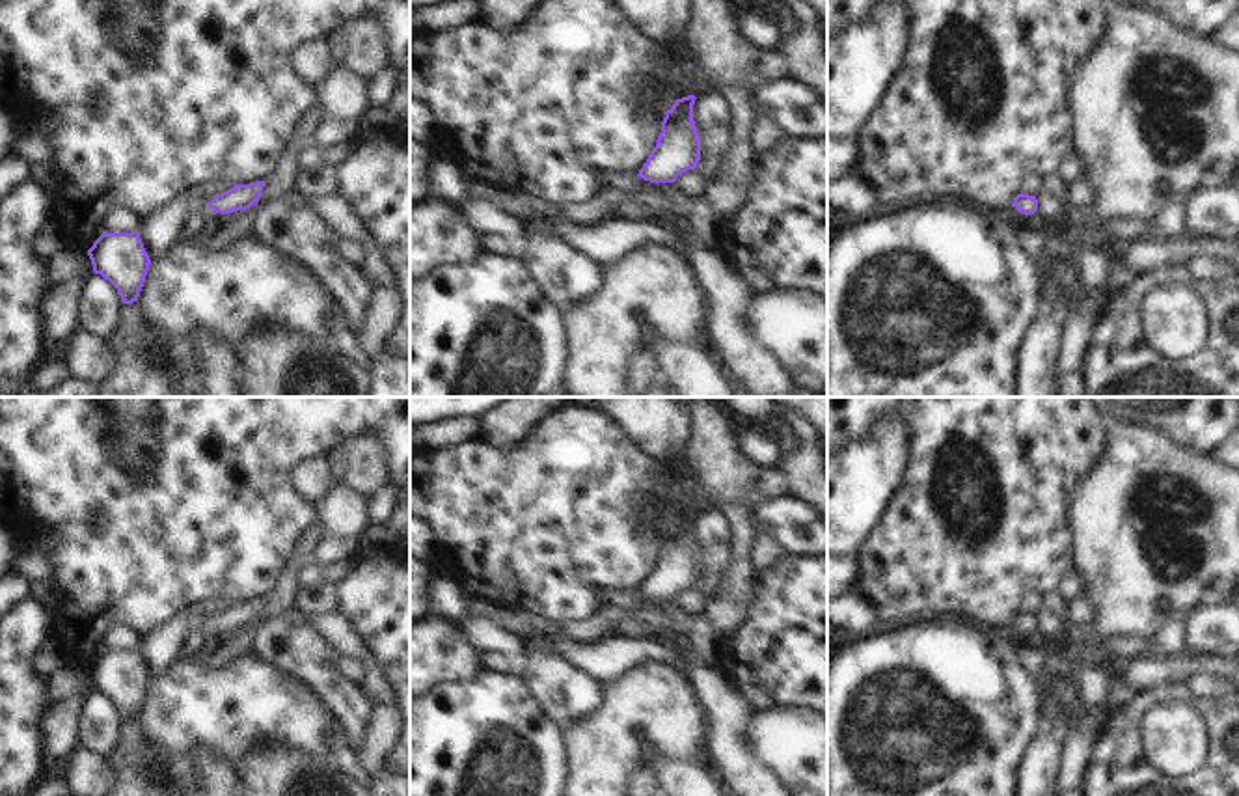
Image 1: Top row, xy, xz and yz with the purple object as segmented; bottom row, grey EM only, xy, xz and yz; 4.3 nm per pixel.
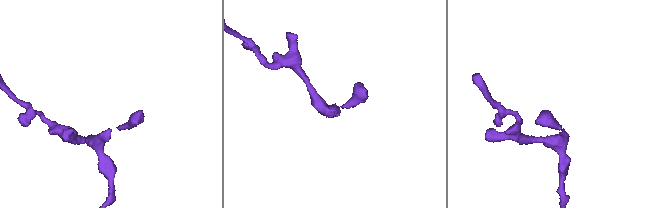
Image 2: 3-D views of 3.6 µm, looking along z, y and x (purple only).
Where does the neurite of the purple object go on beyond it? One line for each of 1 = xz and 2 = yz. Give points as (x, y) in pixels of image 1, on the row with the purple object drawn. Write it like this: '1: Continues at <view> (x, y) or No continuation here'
1: No continuation here
2: No continuation here.

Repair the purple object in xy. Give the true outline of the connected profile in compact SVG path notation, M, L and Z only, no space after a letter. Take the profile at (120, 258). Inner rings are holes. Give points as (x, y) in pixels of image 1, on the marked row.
M140 231L108 233L88 250L93 272L108 280L121 296L123 304L138 300L151 259L140 239Z

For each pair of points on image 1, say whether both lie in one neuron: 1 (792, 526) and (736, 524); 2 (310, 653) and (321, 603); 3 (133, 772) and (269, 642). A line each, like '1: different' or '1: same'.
1: different
2: different
3: different

